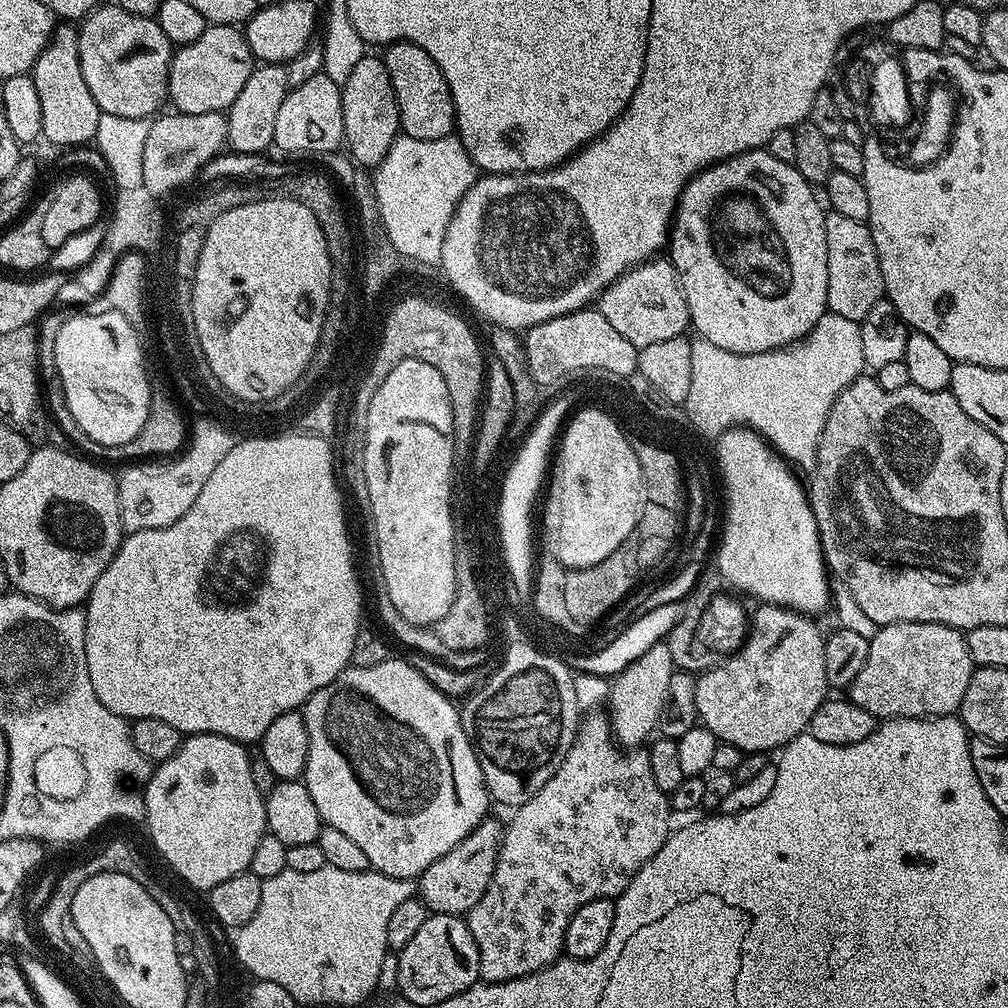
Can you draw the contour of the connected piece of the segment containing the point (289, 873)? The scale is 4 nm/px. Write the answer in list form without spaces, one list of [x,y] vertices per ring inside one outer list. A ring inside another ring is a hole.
[[[325,866],[322,870],[313,870],[310,874],[302,874],[299,870],[290,870],[284,868],[282,874],[274,874],[274,878],[264,881],[262,886],[262,898],[258,901],[258,911],[254,913],[254,918],[246,922],[246,926],[235,929],[234,936],[234,960],[241,964],[246,971],[256,980],[275,982],[278,986],[289,990],[291,997],[297,1002],[297,1005],[304,1006],[354,1006],[364,1001],[377,986],[379,980],[384,988],[390,990],[396,988],[396,970],[395,967],[388,966],[382,969],[386,954],[388,954],[388,939],[386,938],[387,923],[398,906],[404,901],[413,899],[416,892],[415,883],[411,880],[402,880],[387,876],[375,870],[367,872],[351,872],[350,870],[338,870]]]

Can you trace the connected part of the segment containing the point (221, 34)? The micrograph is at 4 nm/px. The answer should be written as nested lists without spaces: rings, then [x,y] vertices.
[[[209,24],[202,38],[194,38],[194,42],[179,45],[172,53],[172,65],[168,71],[167,99],[172,100],[172,108],[186,114],[206,114],[207,112],[224,112],[238,98],[242,86],[246,86],[246,78],[250,78],[254,67],[254,57],[248,39],[239,27],[230,24]]]

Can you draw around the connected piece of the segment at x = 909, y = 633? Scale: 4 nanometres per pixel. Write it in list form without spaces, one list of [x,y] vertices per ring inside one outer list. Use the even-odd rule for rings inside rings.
[[[898,622],[877,627],[874,638],[868,641],[870,654],[858,678],[846,689],[847,699],[853,700],[862,710],[870,710],[877,721],[919,716],[951,716],[959,713],[962,694],[970,686],[974,665],[970,658],[967,635],[959,628],[942,626],[938,622]]]

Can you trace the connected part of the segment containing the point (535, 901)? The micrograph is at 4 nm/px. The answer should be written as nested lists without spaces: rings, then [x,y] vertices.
[[[604,714],[592,716],[589,720],[587,717],[581,723],[576,730],[575,742],[570,746],[562,766],[558,766],[558,770],[552,775],[550,782],[546,782],[546,786],[542,786],[542,790],[538,790],[538,794],[534,794],[534,798],[530,798],[530,802],[515,809],[511,816],[512,821],[506,824],[500,838],[500,853],[496,859],[496,869],[492,875],[490,886],[486,886],[486,894],[482,894],[482,902],[478,902],[478,906],[471,908],[466,917],[470,934],[474,934],[474,942],[478,942],[480,980],[490,984],[522,978],[526,974],[534,974],[561,959],[564,952],[566,926],[570,926],[570,918],[574,918],[574,914],[582,906],[586,906],[586,902],[611,900],[623,894],[626,886],[630,886],[634,874],[638,874],[638,870],[642,870],[642,866],[652,863],[652,859],[660,855],[660,851],[670,835],[670,827],[668,828],[670,800],[662,790],[658,790],[658,782],[654,782],[647,751],[621,750],[613,737],[609,717]]]

